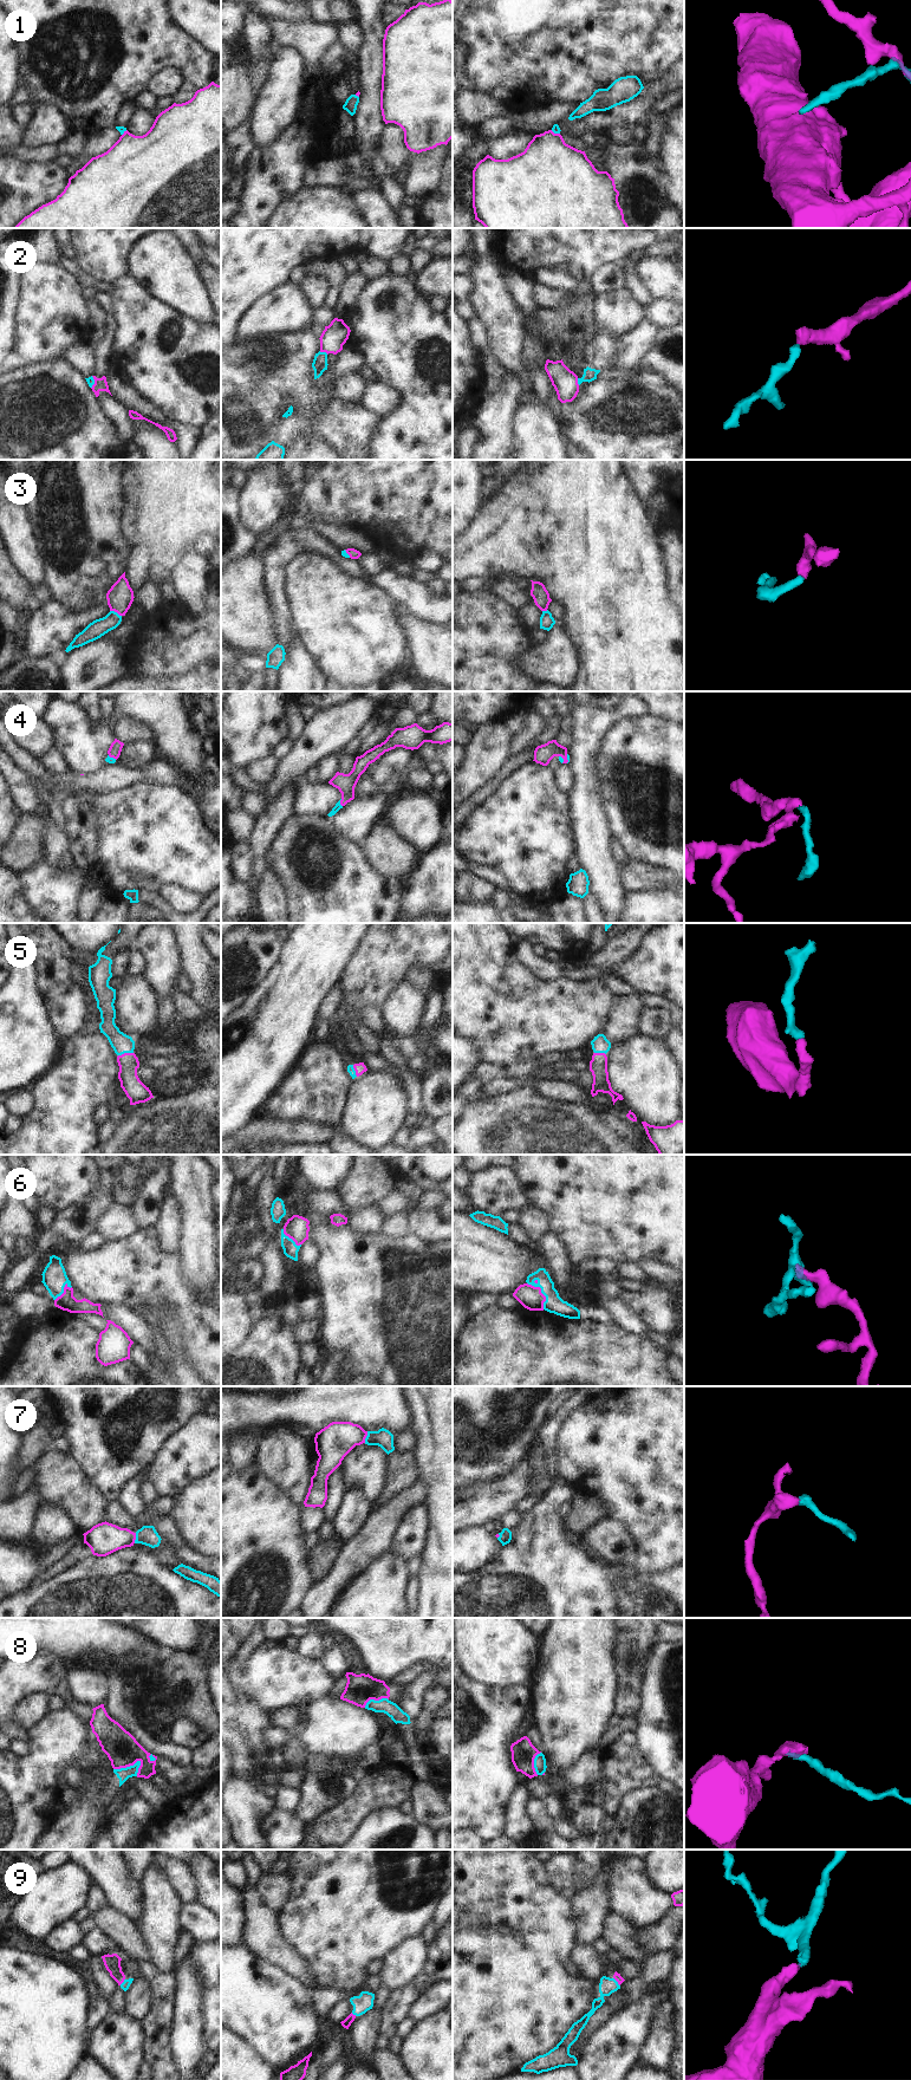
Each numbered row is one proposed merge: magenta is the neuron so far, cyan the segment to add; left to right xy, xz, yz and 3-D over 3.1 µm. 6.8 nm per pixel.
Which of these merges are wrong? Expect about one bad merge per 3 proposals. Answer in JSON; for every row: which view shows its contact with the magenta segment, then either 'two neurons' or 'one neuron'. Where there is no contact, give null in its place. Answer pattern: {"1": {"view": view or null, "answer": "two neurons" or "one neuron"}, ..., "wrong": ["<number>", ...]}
{"1": {"view": "yz", "answer": "two neurons"}, "2": {"view": "xz", "answer": "one neuron"}, "3": {"view": "xy", "answer": "one neuron"}, "4": {"view": "xz", "answer": "one neuron"}, "5": {"view": "xy", "answer": "one neuron"}, "6": {"view": "yz", "answer": "two neurons"}, "7": {"view": "xz", "answer": "one neuron"}, "8": {"view": "xy", "answer": "two neurons"}, "9": {"view": "yz", "answer": "one neuron"}, "wrong": ["1", "6", "8"]}

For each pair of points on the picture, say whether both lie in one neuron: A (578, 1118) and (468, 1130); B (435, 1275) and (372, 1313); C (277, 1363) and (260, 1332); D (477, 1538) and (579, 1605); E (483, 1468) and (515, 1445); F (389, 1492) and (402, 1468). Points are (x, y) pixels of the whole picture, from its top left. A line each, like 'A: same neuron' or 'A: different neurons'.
A: same neuron
B: same neuron
C: same neuron
D: different neurons
E: same neuron
F: same neuron

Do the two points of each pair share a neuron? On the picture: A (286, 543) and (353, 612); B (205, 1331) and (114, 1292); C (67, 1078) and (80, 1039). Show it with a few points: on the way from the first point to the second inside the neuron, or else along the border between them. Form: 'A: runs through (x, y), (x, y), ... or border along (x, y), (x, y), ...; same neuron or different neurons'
A: border along (325, 554), (297, 553), (285, 567), (285, 579); different neurons
B: runs through (182, 1308), (162, 1288), (136, 1288); same neuron
C: runs through (77, 1068), (80, 1065), (80, 1048); same neuron

